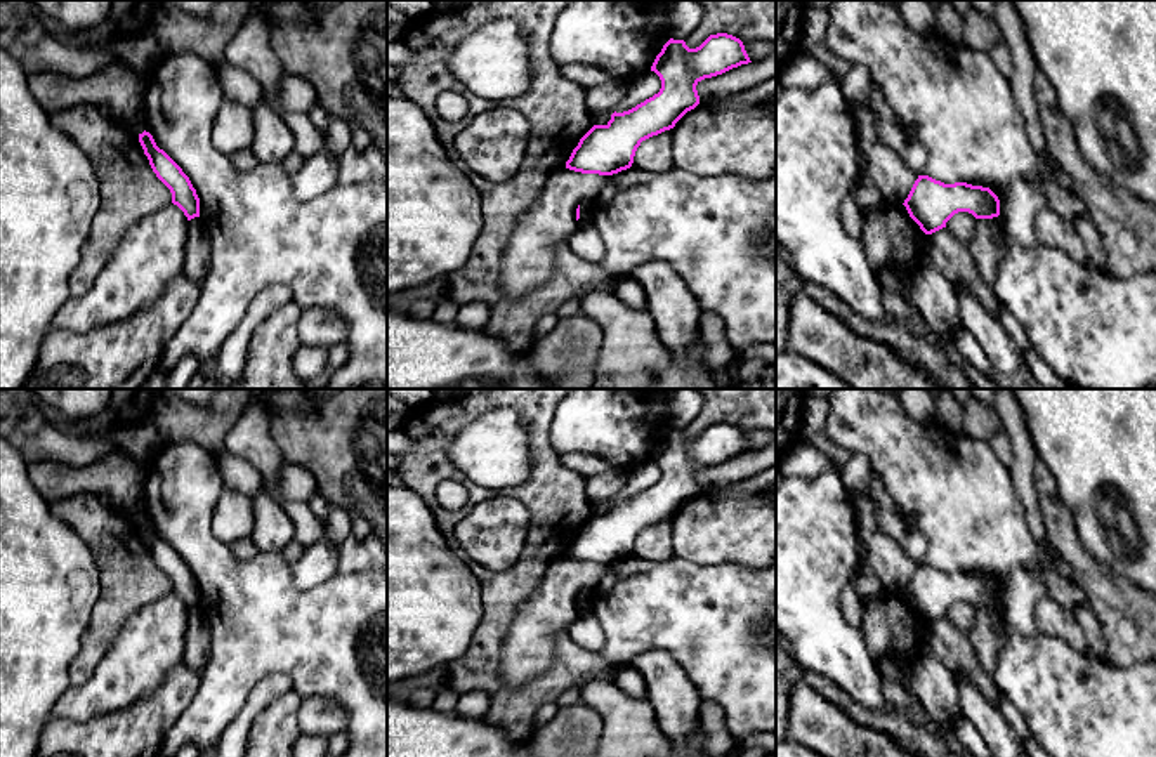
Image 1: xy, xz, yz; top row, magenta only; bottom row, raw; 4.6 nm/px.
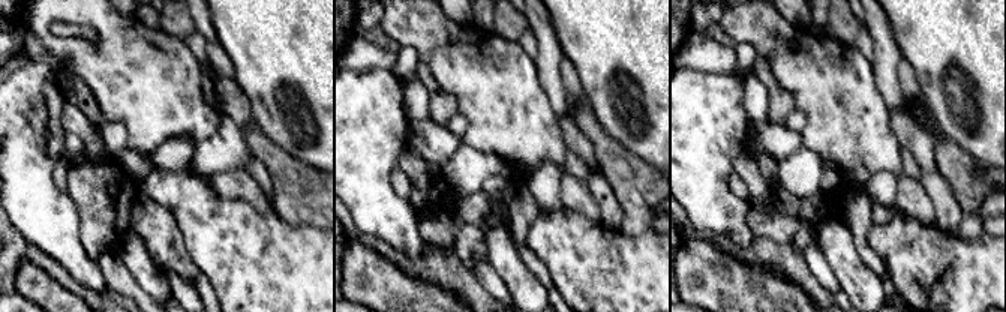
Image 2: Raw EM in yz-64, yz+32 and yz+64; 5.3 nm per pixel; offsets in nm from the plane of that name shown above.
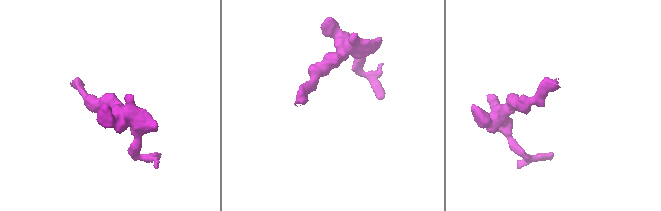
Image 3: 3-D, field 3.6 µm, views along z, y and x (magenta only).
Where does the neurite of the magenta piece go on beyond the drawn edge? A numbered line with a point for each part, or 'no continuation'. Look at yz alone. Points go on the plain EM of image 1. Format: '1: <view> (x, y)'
no continuation

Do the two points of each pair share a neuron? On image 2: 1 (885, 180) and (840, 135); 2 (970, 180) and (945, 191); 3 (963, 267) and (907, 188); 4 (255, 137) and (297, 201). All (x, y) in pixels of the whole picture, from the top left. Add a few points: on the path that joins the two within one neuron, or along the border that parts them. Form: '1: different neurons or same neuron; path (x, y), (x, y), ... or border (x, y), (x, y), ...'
1: different neurons; border (897, 177), (891, 173), (877, 171), (864, 189)
2: different neurons; border (936, 156), (936, 164), (960, 209), (957, 222)
3: different neurons; border (898, 209), (933, 224)
4: same neuron; path (269, 153), (297, 185)

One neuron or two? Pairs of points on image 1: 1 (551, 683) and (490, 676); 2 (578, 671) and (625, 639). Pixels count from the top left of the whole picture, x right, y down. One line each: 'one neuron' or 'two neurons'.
1: one neuron
2: two neurons

